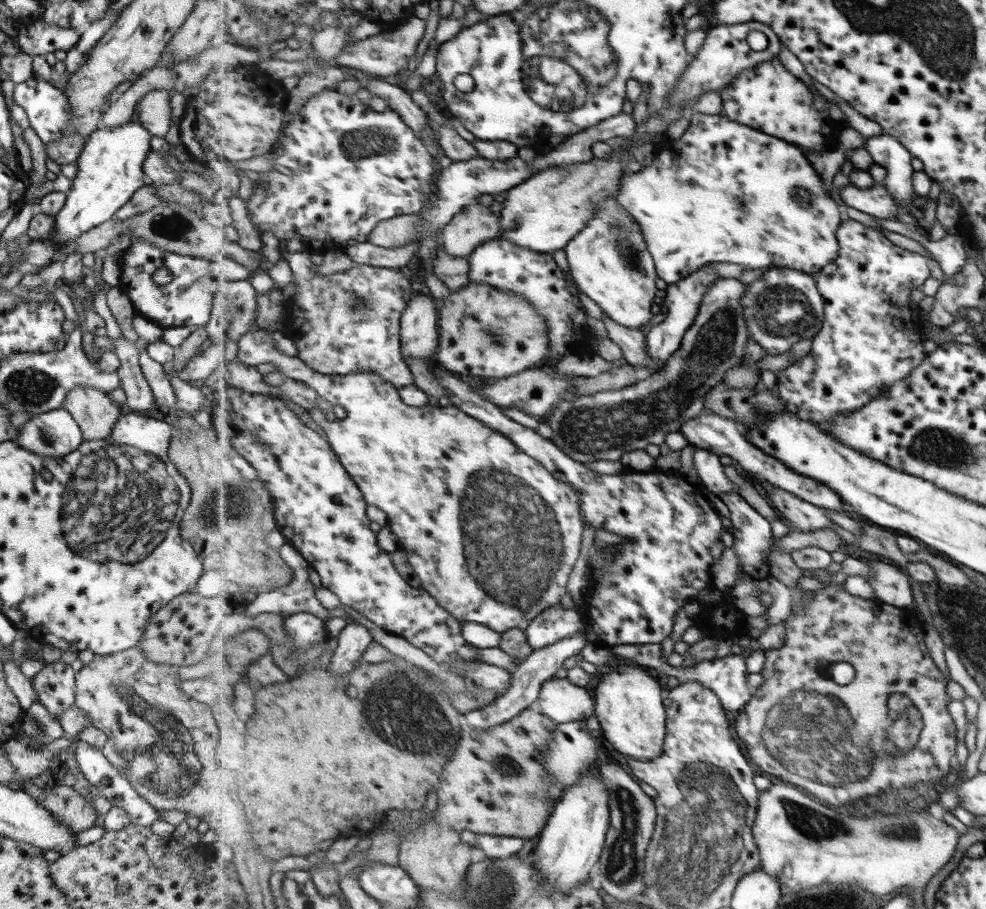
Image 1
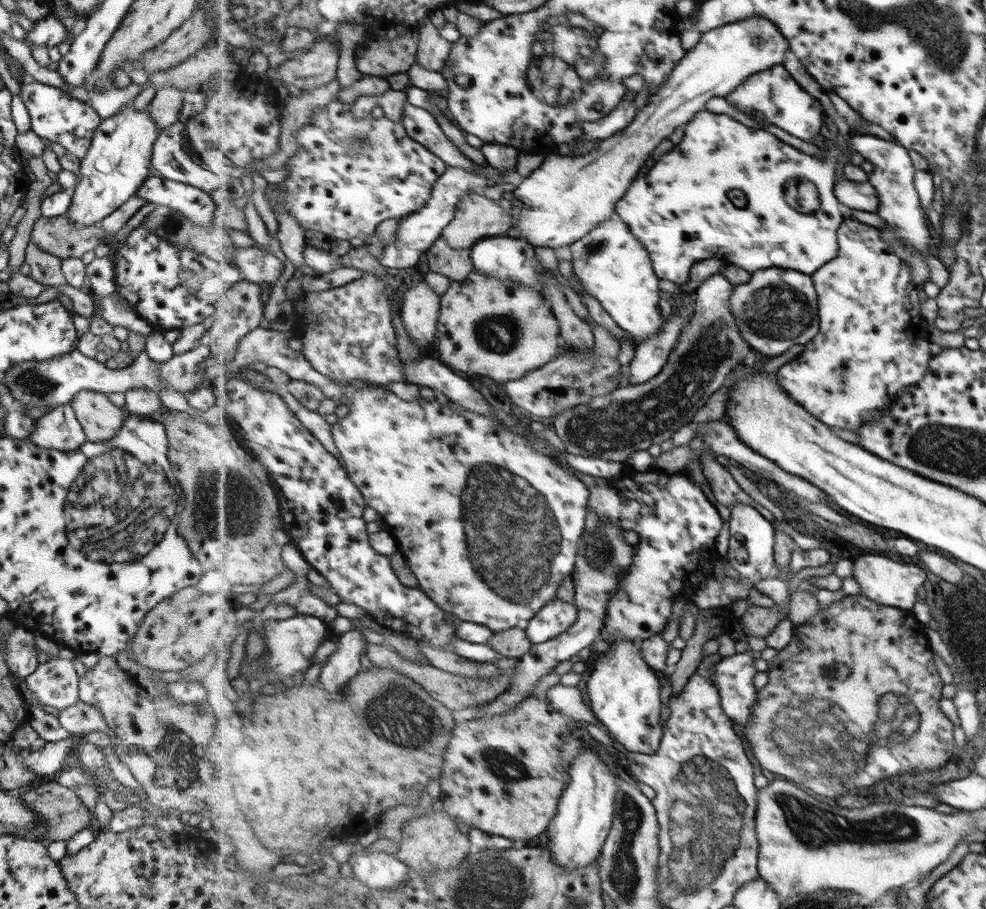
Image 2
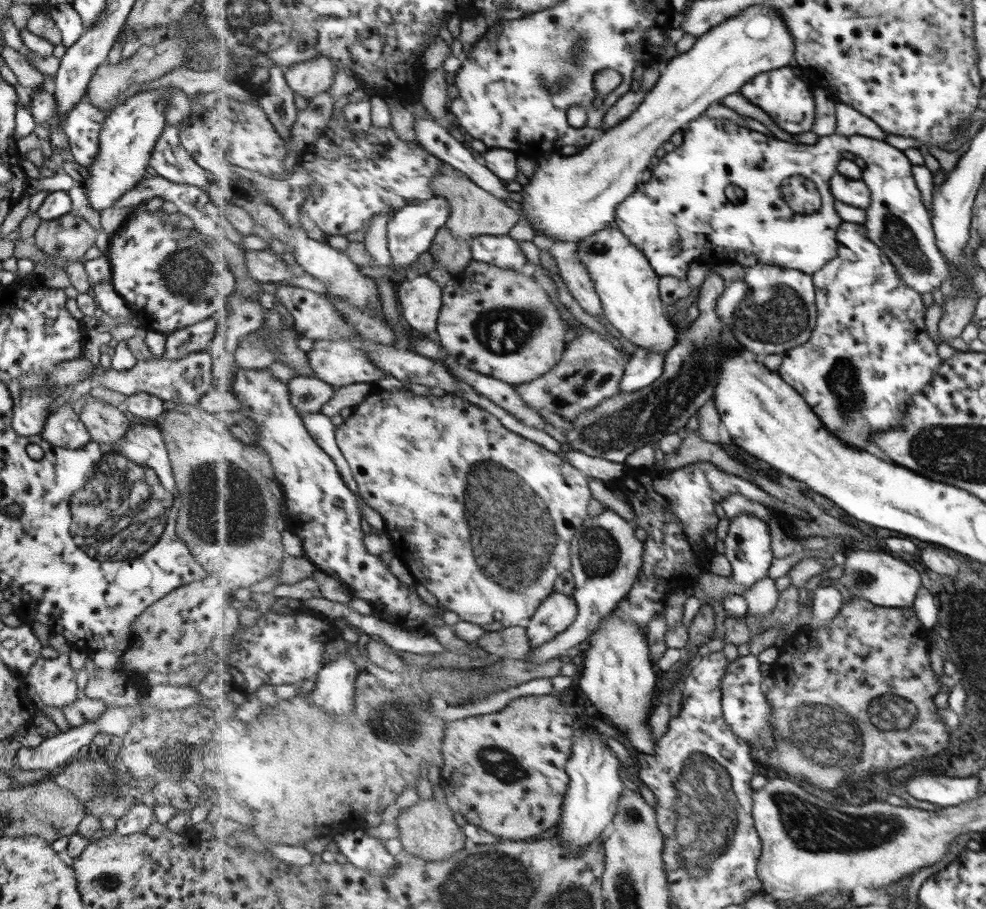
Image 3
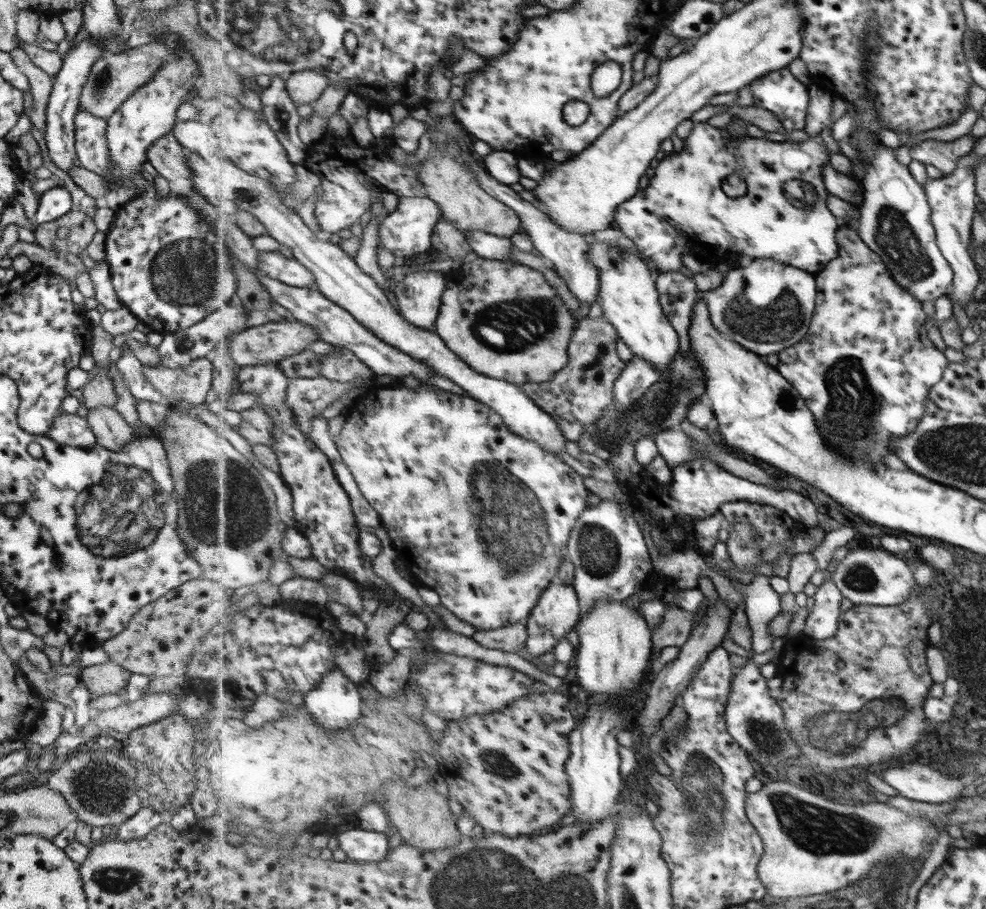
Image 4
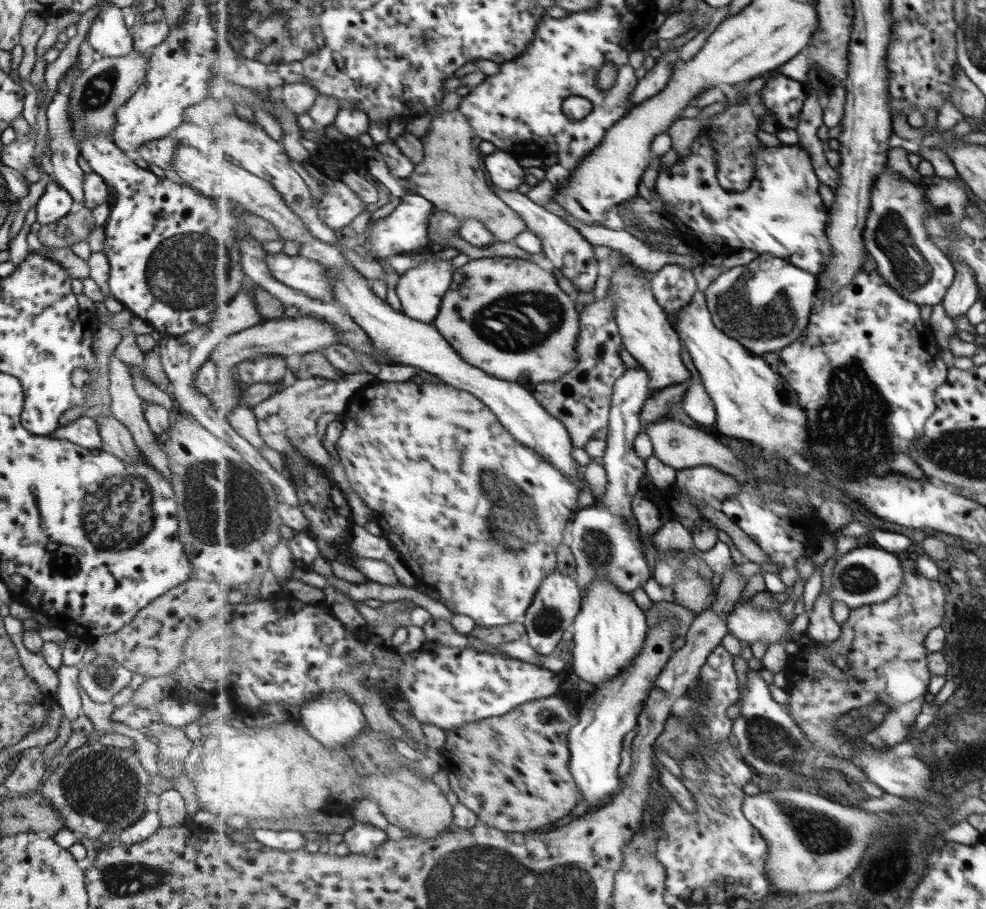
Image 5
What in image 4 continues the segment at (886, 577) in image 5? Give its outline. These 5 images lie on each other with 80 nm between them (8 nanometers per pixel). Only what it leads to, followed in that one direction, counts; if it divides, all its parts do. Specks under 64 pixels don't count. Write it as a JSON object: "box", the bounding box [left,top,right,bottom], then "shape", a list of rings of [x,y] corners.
{"box":[832,547,913,606],"shape":[[[860,547],[850,552],[838,563],[832,576],[834,583],[842,590],[843,596],[854,605],[866,604],[881,606],[894,606],[906,601],[913,591],[913,574],[901,562],[895,558],[895,554],[889,554],[882,548],[875,549]]]}

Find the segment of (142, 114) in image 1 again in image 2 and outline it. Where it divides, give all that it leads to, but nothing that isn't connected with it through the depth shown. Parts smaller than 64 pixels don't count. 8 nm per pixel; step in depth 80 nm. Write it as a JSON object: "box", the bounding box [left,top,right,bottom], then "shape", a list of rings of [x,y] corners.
{"box":[146,87,189,132],"shape":[[[161,87],[148,102],[146,112],[159,132],[183,119],[189,108],[188,95],[173,87]]]}

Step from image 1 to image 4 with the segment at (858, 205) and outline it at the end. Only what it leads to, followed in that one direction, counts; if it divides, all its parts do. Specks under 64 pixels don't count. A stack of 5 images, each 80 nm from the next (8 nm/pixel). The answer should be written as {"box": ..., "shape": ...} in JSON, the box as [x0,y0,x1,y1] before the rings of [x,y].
{"box":[824,164,865,204],"shape":[[[831,164],[824,166],[824,181],[829,193],[835,194],[847,203],[863,204],[865,190],[861,183],[852,179],[850,175],[835,170]]]}

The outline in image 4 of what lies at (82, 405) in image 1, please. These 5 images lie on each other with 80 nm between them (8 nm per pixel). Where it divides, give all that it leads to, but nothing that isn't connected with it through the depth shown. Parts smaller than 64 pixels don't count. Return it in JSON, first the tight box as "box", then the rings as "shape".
{"box":[84,405,133,452],"shape":[[[101,405],[90,408],[84,419],[94,434],[95,442],[113,452],[119,451],[133,438],[133,429],[113,407]]]}

